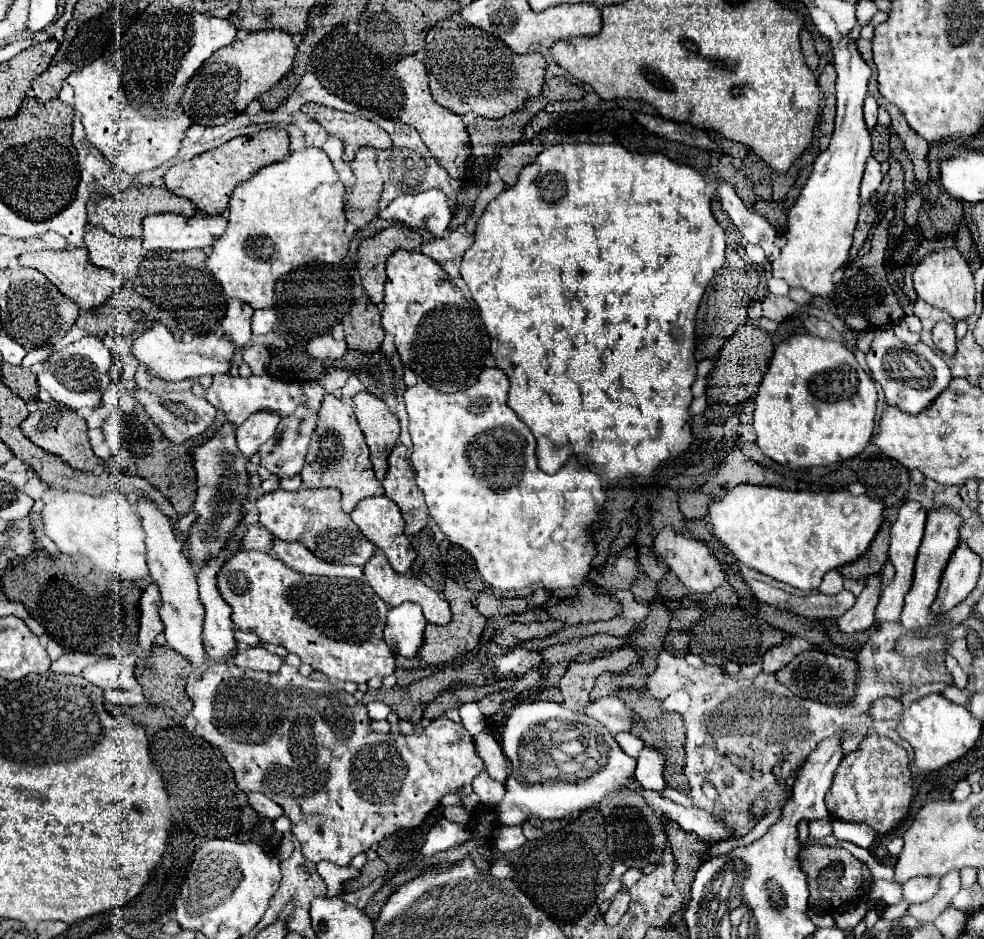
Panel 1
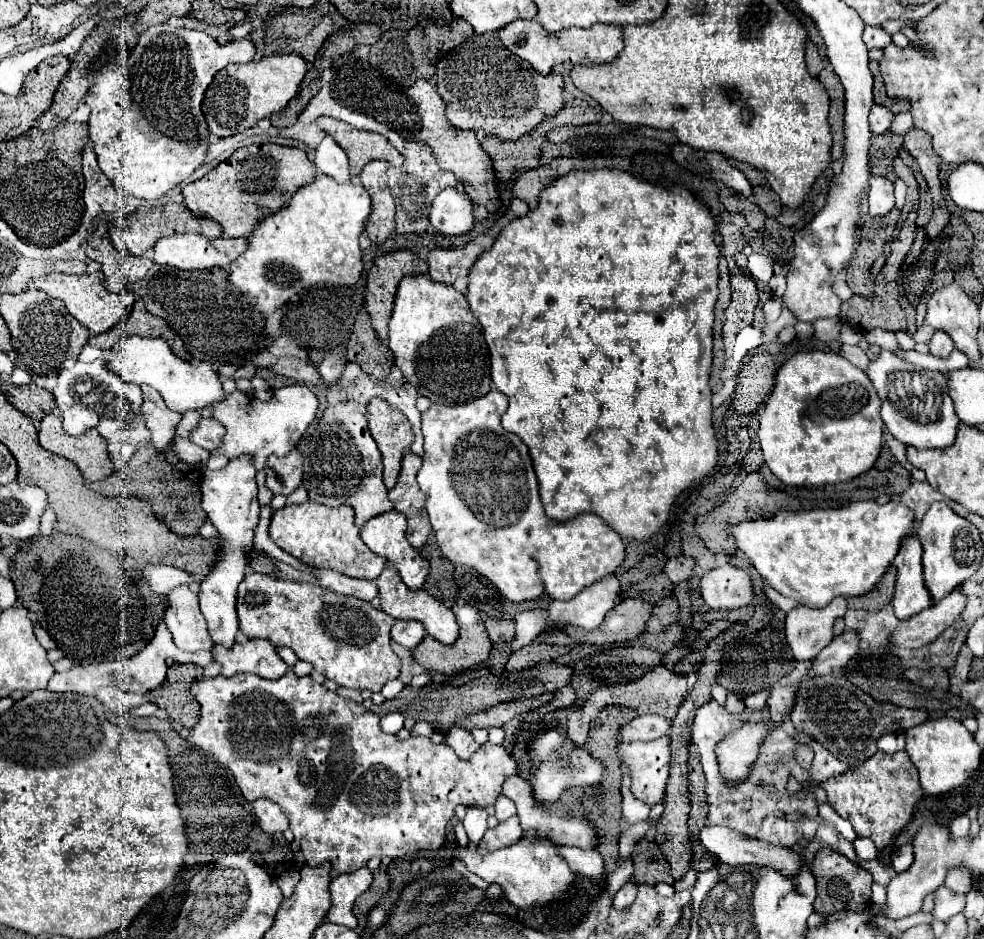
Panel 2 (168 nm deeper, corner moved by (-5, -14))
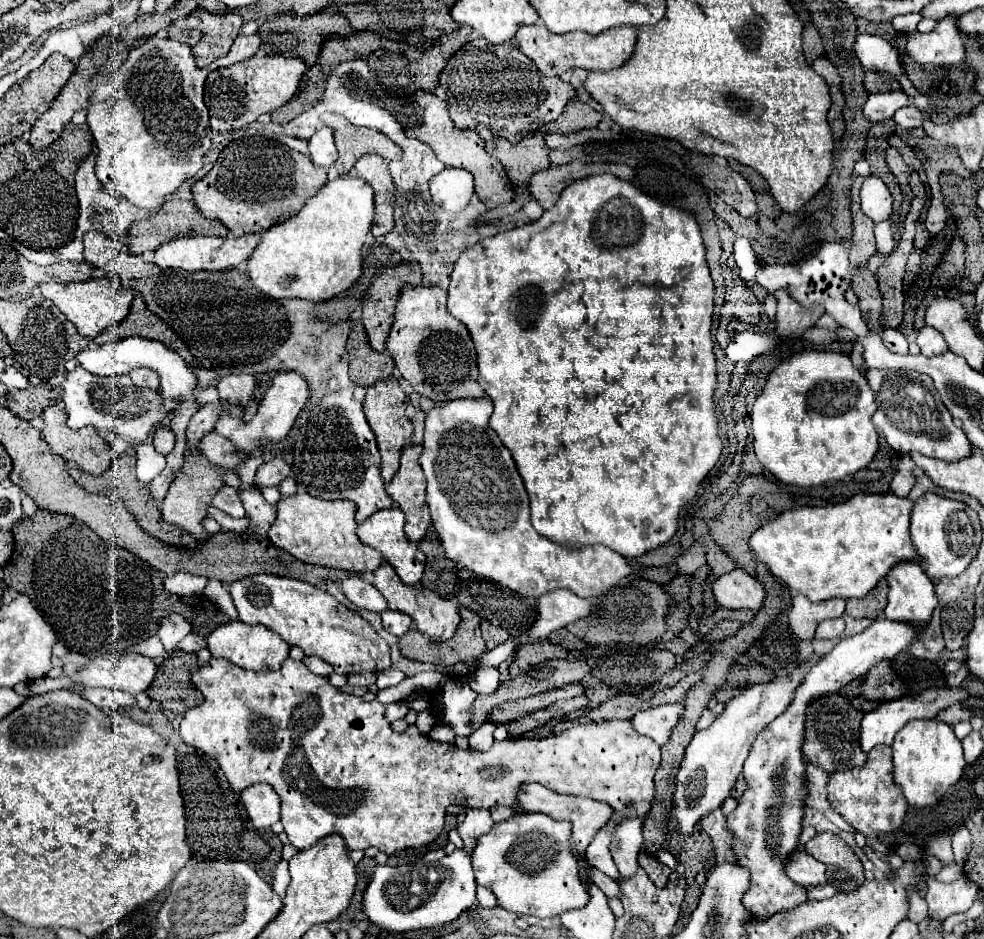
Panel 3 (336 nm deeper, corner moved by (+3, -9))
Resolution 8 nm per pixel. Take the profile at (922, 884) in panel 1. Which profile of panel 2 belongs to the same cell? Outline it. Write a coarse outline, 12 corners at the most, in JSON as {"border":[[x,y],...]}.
{"border":[[936,890],[934,918],[948,922],[966,904],[964,894]]}

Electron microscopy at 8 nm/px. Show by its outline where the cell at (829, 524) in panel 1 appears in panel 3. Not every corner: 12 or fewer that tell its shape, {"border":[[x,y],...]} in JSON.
{"border":[[858,493],[760,525],[750,549],[810,601],[866,597],[912,501]]}

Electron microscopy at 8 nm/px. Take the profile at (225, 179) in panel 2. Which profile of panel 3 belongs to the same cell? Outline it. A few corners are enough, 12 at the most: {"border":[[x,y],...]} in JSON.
{"border":[[232,141],[190,187],[230,235],[296,215],[326,183],[308,155]]}

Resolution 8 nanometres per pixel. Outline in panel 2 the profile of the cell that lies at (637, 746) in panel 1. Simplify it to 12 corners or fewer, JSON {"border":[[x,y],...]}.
{"border":[[622,776],[622,816],[628,824],[646,820],[650,806],[630,792],[630,776]]}

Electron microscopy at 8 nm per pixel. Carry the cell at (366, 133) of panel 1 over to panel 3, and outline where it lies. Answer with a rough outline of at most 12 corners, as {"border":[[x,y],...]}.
{"border":[[322,113],[334,129],[338,173],[350,173],[368,153],[390,161],[402,149],[376,129],[356,127],[342,115]]}

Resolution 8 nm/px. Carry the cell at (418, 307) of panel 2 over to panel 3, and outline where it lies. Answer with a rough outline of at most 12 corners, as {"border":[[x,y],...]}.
{"border":[[404,285],[386,349],[436,403],[484,397],[438,285]]}

